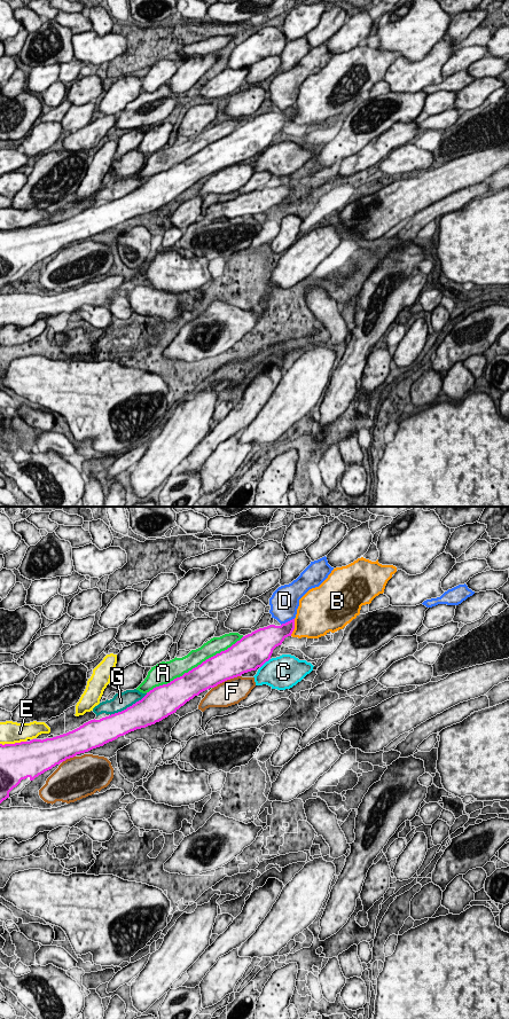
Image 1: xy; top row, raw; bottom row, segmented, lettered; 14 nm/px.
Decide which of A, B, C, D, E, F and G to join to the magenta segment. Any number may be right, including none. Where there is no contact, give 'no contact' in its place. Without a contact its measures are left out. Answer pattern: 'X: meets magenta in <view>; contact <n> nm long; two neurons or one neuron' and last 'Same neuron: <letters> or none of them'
A: meets magenta in xy; contact 1600 nm long; two neurons
B: meets magenta in xy; contact 240 nm long; two neurons
C: meets magenta in xy; contact 200 nm long; two neurons
D: meets magenta in xy; contact 220 nm long; two neurons
E: meets magenta in xy; contact 380 nm long; two neurons
F: meets magenta in xy; contact 440 nm long; two neurons
G: meets magenta in xy; contact 600 nm long; two neurons
Same neuron: none of them

